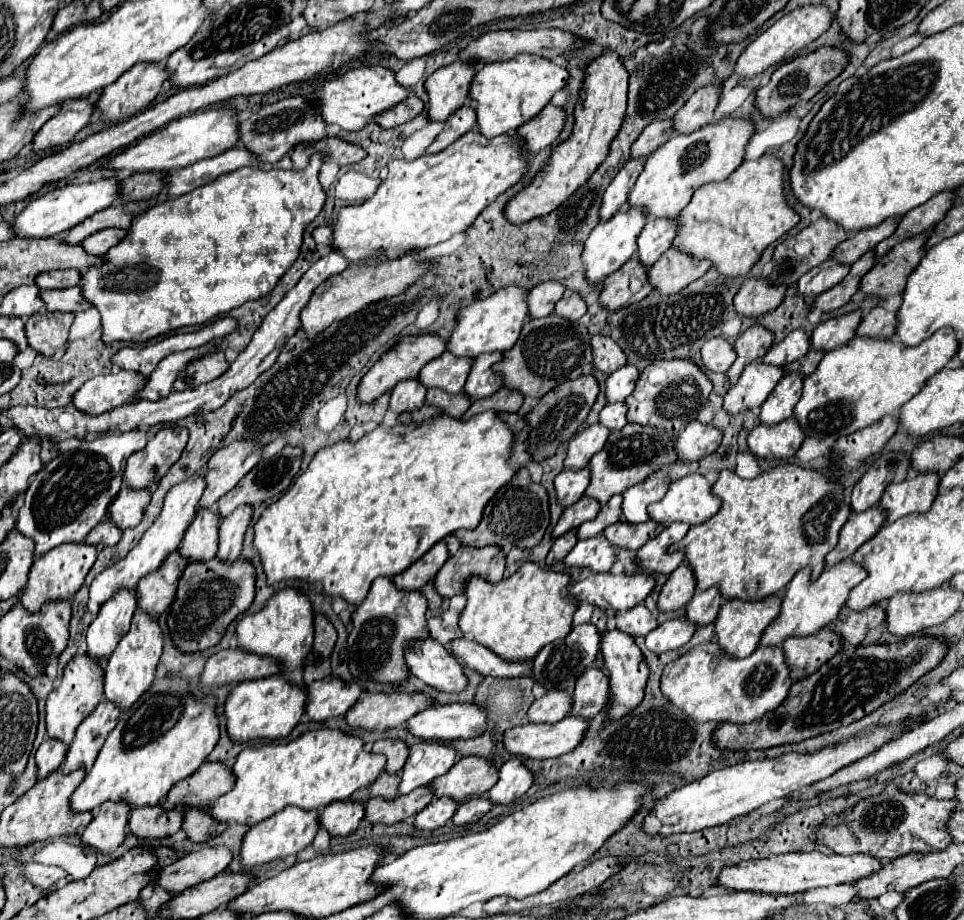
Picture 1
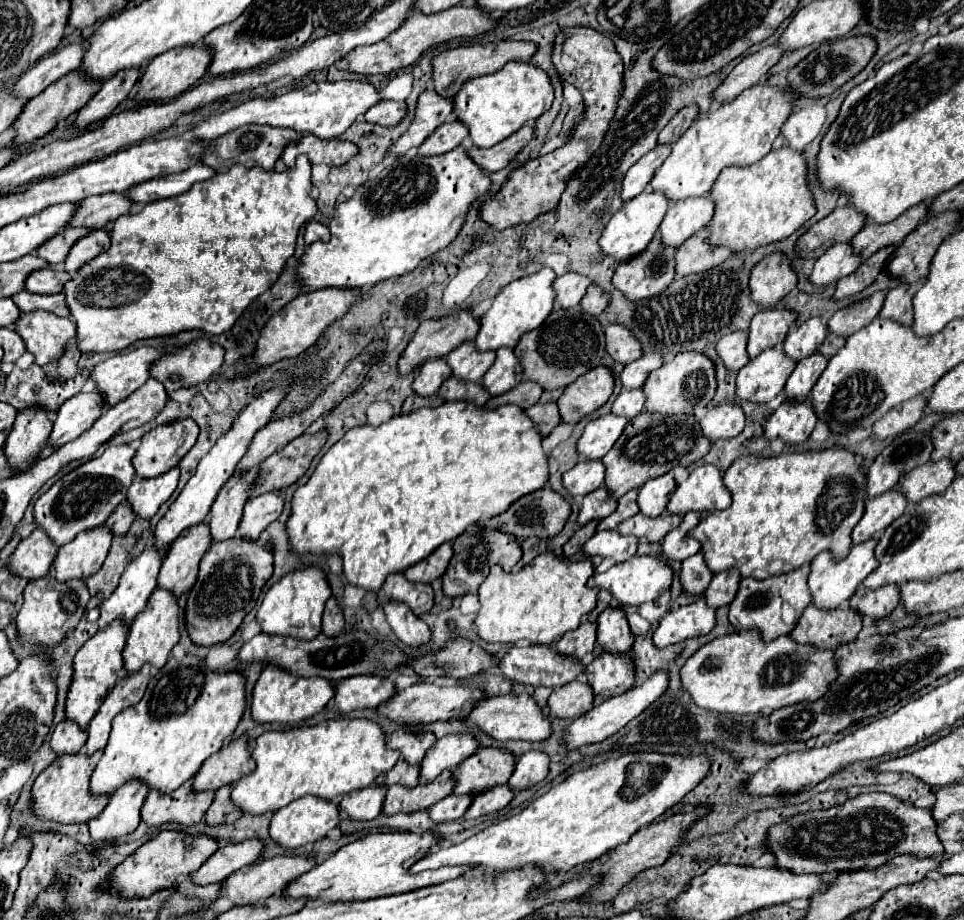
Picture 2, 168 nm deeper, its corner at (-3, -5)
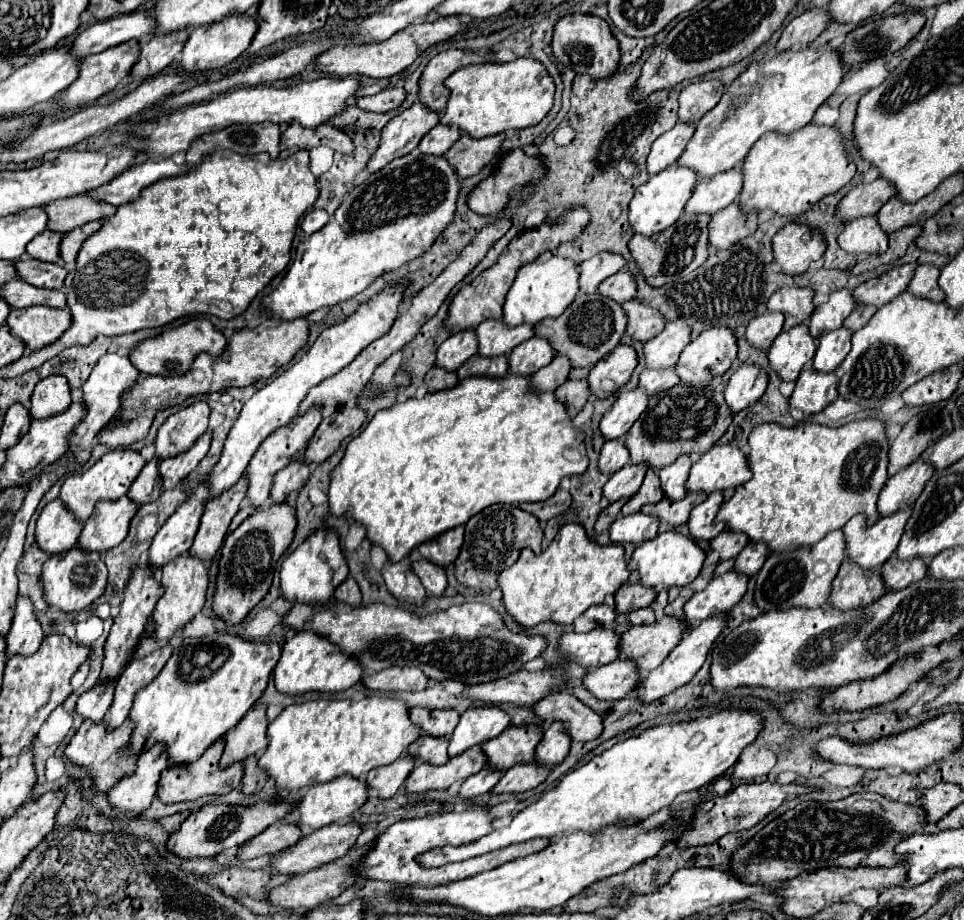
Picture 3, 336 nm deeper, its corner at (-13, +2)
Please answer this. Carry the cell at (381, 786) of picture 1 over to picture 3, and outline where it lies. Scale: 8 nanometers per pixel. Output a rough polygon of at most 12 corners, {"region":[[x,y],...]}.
{"region":[[419,736],[409,754],[417,762],[445,764],[447,736]]}

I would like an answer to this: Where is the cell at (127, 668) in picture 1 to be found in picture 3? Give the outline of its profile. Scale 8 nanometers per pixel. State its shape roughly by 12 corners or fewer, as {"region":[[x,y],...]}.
{"region":[[183,552],[161,568],[155,634],[171,640],[201,612],[209,566]]}

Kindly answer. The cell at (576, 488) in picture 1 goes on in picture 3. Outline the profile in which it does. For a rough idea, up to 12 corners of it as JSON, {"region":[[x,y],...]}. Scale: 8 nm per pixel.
{"region":[[607,440],[599,456],[599,470],[613,474],[629,462],[621,440]]}

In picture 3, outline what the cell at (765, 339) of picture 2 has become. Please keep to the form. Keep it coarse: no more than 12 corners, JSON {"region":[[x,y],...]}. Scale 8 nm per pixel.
{"region":[[779,288],[767,302],[785,326],[809,320],[811,288]]}

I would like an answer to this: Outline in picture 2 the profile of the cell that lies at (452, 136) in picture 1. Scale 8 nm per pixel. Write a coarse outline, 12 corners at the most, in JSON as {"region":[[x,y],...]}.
{"region":[[459,119],[443,123],[419,145],[419,155],[443,155],[463,143]]}

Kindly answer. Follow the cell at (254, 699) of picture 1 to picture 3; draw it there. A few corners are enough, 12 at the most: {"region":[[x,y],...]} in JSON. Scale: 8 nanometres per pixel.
{"region":[[297,632],[273,672],[279,692],[341,692],[363,666]]}

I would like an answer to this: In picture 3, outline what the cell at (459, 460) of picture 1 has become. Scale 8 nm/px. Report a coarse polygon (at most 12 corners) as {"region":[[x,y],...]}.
{"region":[[531,376],[377,412],[331,474],[391,562],[541,502],[585,434]]}

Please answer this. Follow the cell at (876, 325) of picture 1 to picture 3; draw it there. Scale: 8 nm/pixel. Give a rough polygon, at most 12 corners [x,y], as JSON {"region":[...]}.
{"region":[[931,264],[917,266],[909,282],[915,296],[941,302],[937,284],[941,270]]}

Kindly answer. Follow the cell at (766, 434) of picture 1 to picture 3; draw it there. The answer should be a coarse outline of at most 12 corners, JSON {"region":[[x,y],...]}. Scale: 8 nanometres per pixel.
{"region":[[805,368],[789,406],[807,416],[839,396],[837,372]]}

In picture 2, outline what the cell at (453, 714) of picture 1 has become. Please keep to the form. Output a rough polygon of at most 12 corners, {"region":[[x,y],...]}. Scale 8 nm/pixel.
{"region":[[529,695],[483,697],[463,725],[541,741],[551,721]]}

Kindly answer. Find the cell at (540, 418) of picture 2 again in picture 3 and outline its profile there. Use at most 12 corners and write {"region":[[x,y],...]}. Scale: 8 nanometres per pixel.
{"region":[[567,380],[555,390],[577,416],[589,400],[587,380]]}

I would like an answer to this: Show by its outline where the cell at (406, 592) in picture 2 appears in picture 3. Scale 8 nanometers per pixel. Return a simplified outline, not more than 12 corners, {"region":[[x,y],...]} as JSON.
{"region":[[425,558],[413,562],[427,594],[441,596],[447,574]]}

